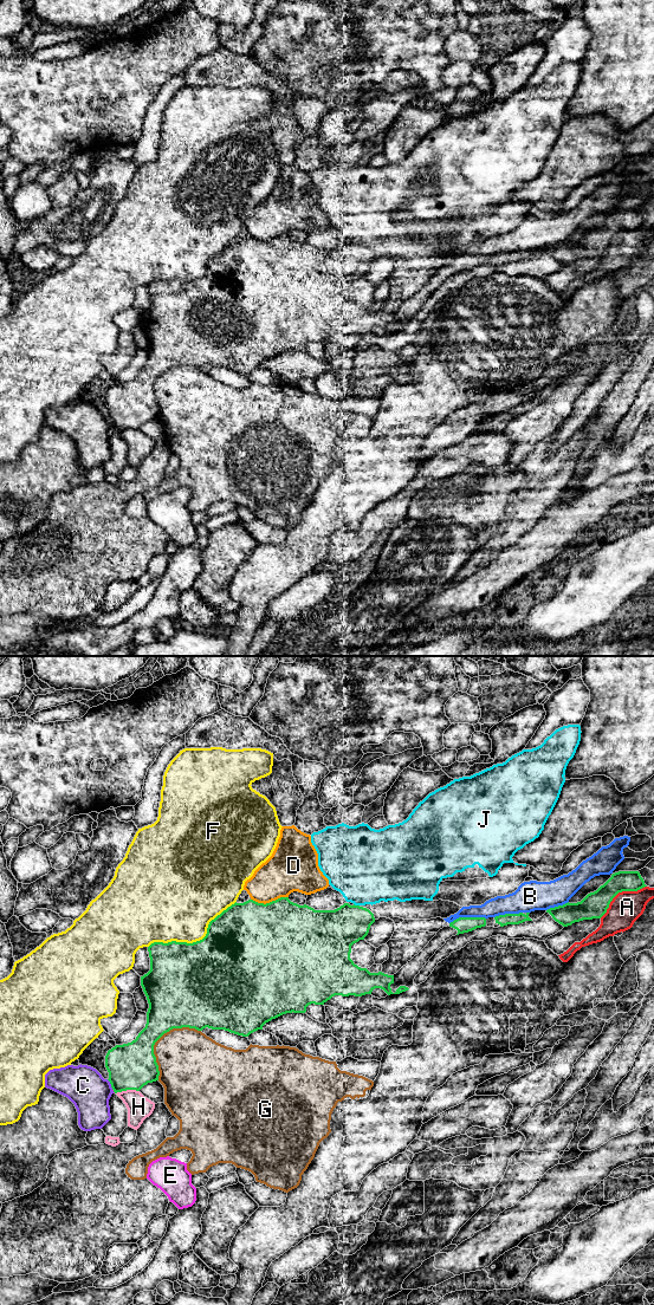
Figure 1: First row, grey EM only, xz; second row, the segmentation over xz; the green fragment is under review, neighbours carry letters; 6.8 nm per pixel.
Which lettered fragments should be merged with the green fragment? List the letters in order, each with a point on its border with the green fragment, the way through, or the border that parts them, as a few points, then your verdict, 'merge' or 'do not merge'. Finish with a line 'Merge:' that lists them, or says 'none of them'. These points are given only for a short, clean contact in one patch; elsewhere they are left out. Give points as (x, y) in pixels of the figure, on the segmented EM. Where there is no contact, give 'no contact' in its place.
A: meets green in xz at (620, 891); do not merge
B: meets green in xz at (467, 917); do not merge
C: meets green in xz at (110, 1083); do not merge
D: meets green in xz at (270, 902); do not merge
E: meets green in xz at (114, 1091); border along xz (112, 1089), (115, 1092); do not merge
F: meets green in xz at (196, 941); do not merge
G: meets green in xz at (159, 1038); do not merge
H: meets green in xz at (127, 1089); border along xz (138, 1090), (122, 1090), (116, 1094); do not merge
J: meets green in xz at (356, 906); do not merge
Merge: none of them

